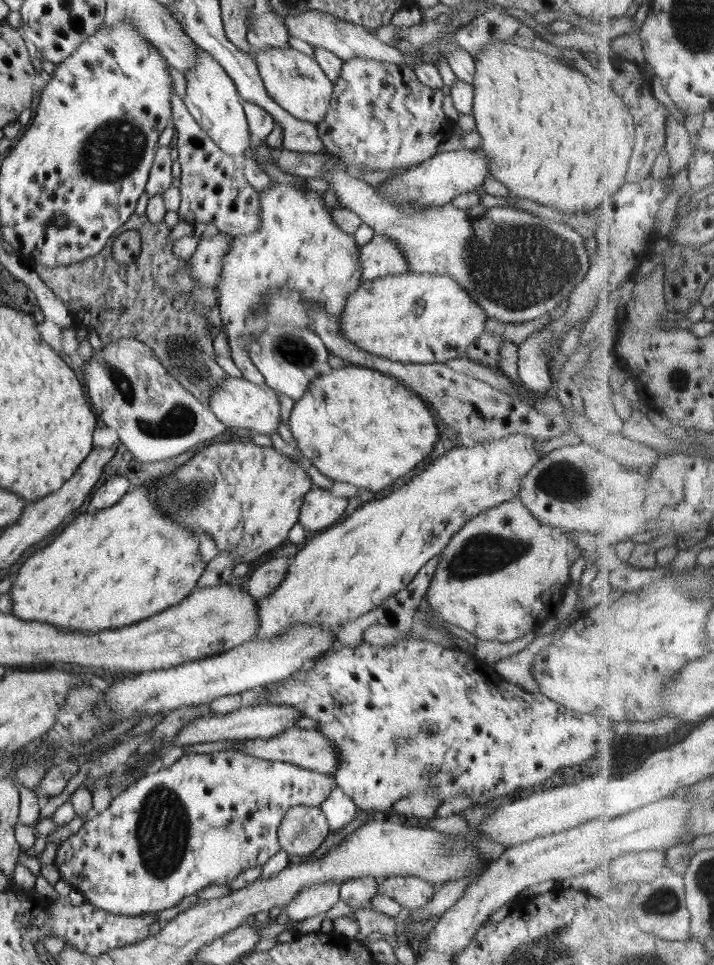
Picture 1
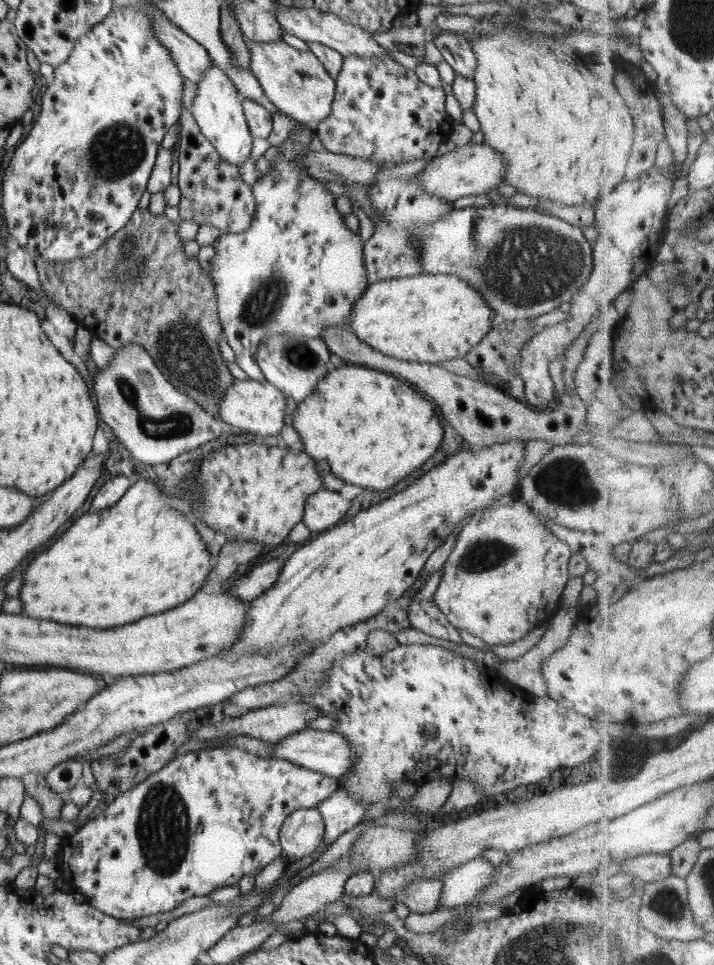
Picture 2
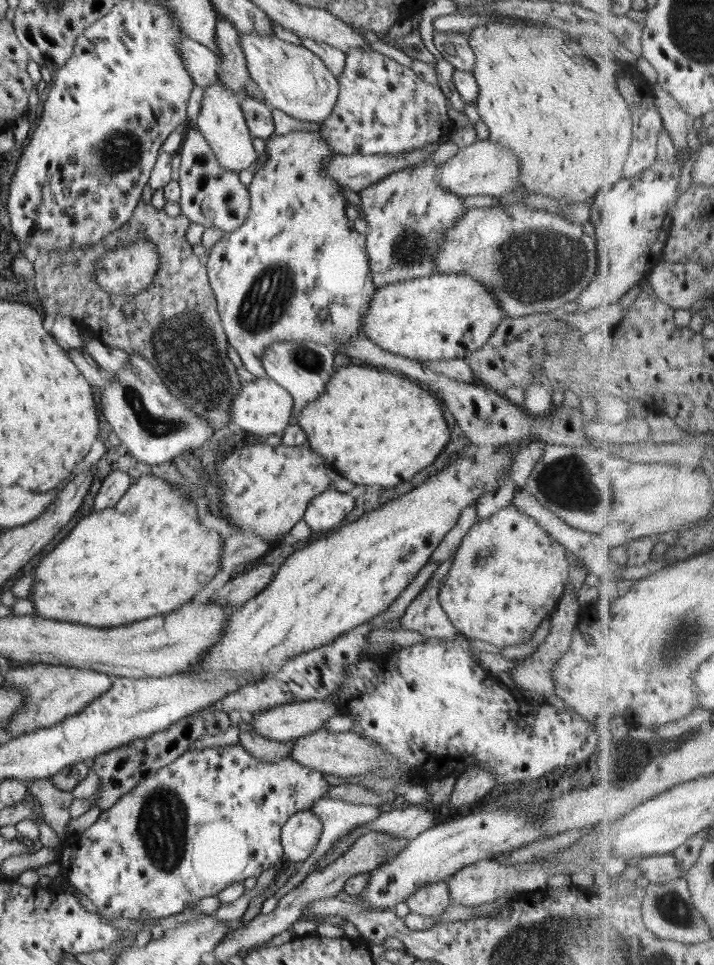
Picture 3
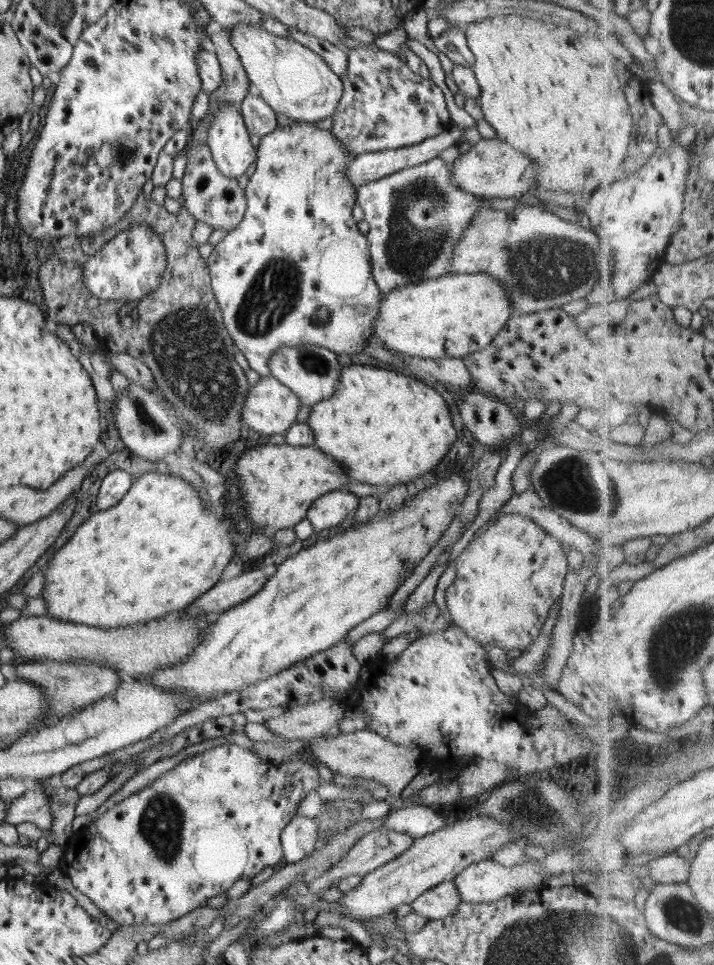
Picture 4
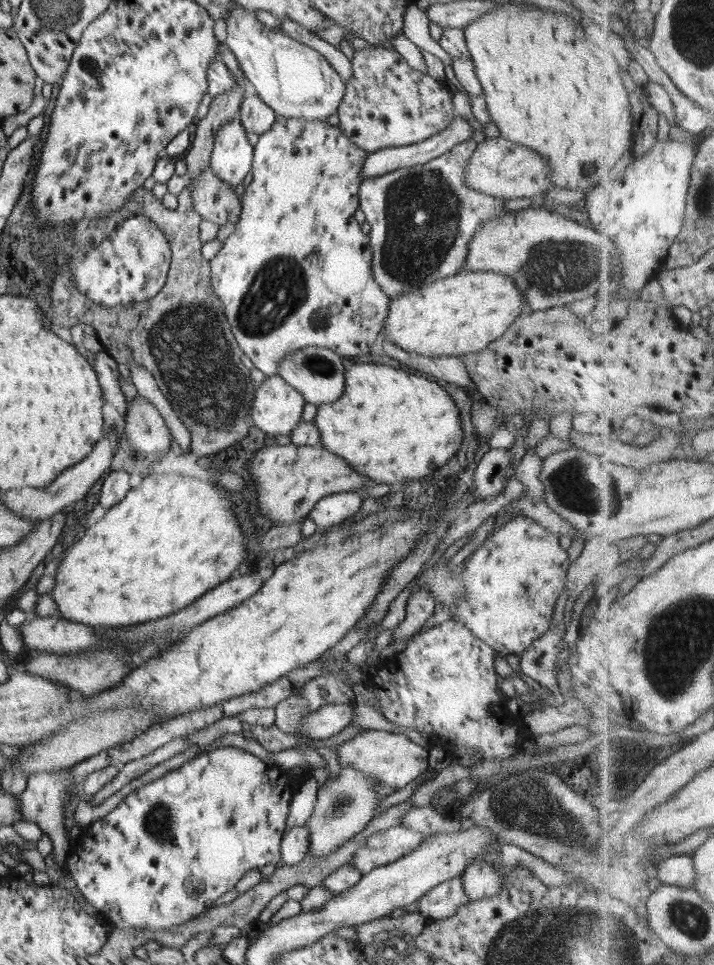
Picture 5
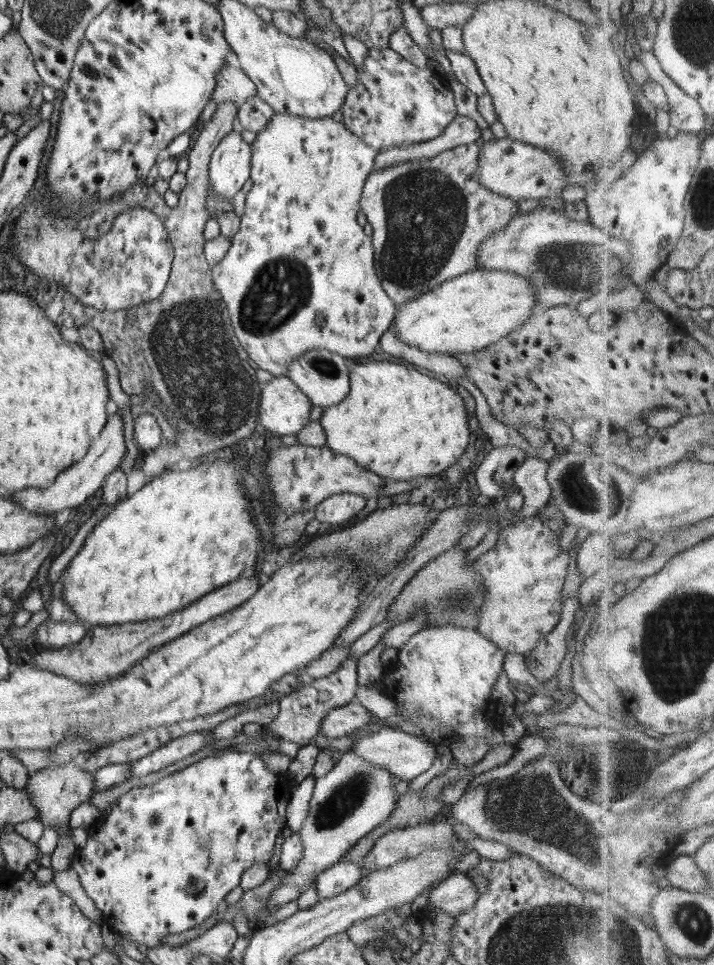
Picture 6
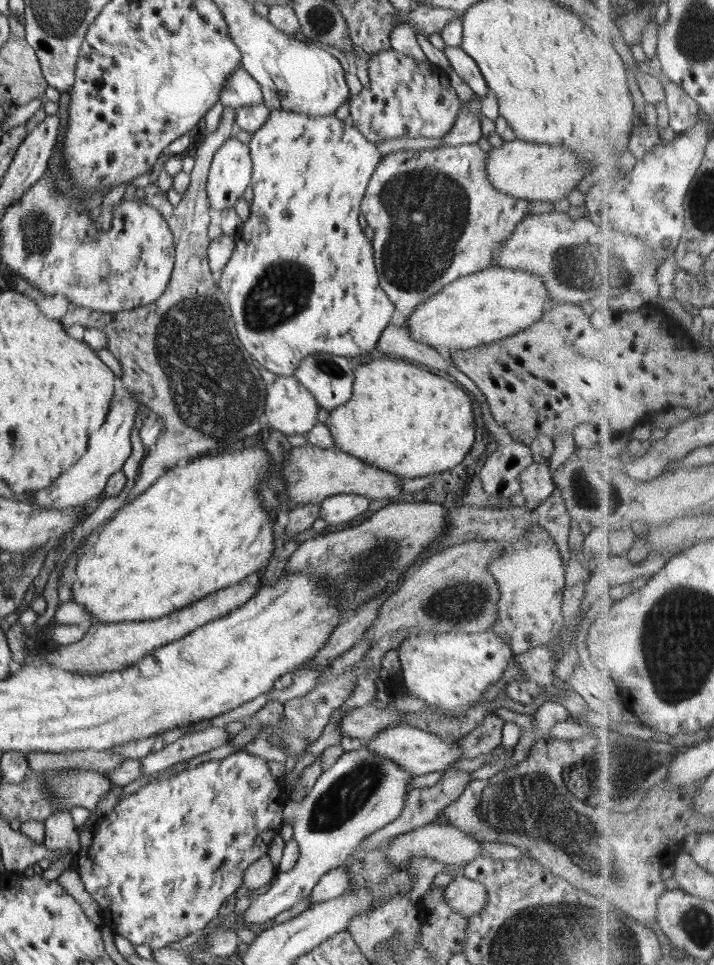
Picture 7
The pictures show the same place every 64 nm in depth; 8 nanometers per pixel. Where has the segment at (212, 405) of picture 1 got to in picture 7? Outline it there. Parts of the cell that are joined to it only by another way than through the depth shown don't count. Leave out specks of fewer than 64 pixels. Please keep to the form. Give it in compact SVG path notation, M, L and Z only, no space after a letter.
M277 376L272 385L266 390L266 405L264 414L268 416L268 424L280 433L292 436L295 434L304 435L314 428L317 423L318 404L308 389L294 376Z

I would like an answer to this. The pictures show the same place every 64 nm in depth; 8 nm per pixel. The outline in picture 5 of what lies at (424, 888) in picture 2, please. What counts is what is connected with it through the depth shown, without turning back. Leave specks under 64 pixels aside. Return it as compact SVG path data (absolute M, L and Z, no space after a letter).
M461 876L436 885L416 902L417 912L436 921L454 916L461 906L470 902L470 897L464 890Z

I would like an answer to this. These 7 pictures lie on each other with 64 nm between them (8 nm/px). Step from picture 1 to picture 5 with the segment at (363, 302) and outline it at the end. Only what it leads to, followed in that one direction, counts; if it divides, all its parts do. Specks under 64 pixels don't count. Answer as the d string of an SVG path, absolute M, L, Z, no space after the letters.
M460 271L454 276L431 282L422 288L392 298L382 334L386 341L404 349L404 352L426 357L460 357L469 353L479 353L490 343L500 339L510 325L525 313L523 308L526 305L523 292L515 285L513 278L502 273Z

